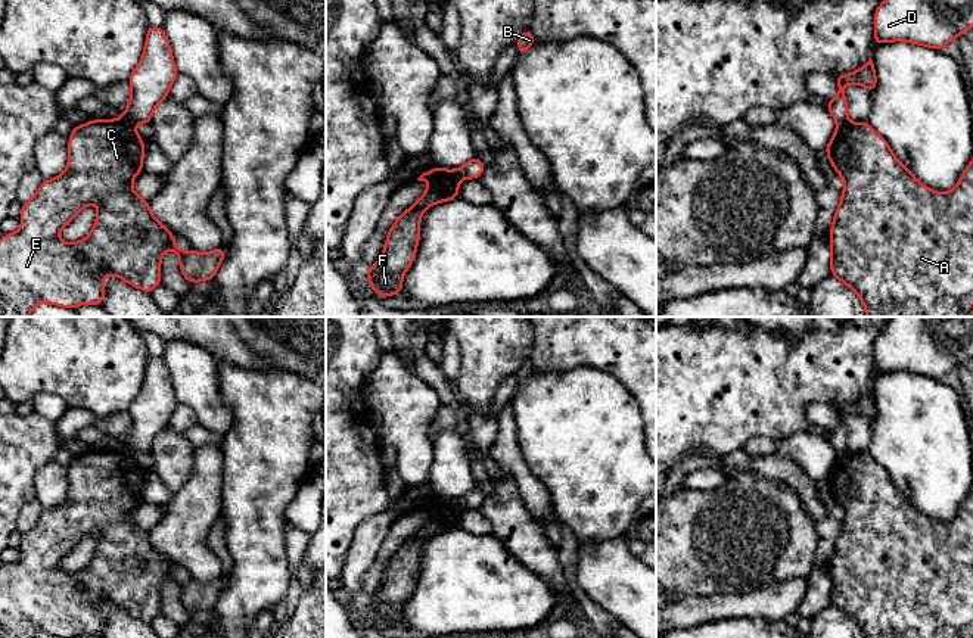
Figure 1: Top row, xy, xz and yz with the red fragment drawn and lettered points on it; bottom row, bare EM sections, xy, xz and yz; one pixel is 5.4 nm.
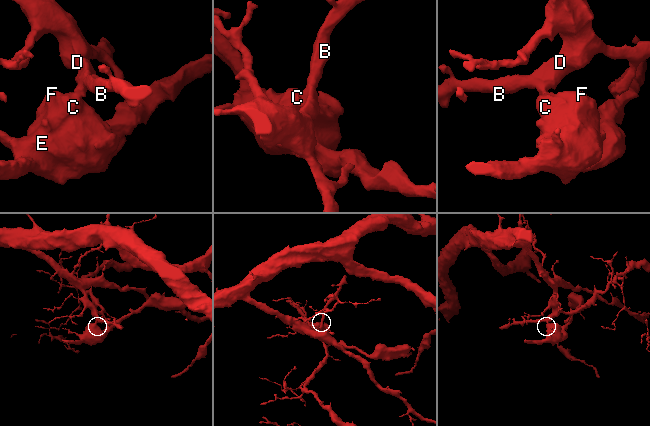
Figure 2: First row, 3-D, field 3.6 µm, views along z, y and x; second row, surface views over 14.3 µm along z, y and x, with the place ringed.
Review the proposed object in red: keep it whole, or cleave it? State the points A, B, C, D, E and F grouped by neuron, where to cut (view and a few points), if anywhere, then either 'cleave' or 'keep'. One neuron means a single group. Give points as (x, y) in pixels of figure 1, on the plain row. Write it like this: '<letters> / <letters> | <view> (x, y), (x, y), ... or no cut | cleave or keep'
A C E F / B D | xy (121, 447), (133, 453) | cleave

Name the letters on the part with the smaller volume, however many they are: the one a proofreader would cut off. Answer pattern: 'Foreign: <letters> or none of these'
Foreign: A, C, E, F

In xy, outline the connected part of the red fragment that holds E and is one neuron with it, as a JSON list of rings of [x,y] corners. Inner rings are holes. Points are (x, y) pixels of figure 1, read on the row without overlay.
[[[93,449],[72,458],[69,466],[69,489],[66,499],[53,510],[44,510],[38,522],[21,541],[21,560],[0,569],[0,638],[35,638],[41,632],[62,638],[78,635],[100,635],[105,628],[103,607],[114,604],[128,614],[152,623],[161,614],[161,586],[165,581],[178,585],[180,601],[189,613],[212,610],[226,588],[224,575],[212,582],[200,583],[193,579],[184,582],[174,573],[175,564],[162,555],[150,542],[149,530],[142,529],[131,517],[131,511],[143,501],[144,472],[124,449]],[[88,533],[97,533],[96,553],[87,567],[77,573],[57,569],[59,561],[69,554]]]

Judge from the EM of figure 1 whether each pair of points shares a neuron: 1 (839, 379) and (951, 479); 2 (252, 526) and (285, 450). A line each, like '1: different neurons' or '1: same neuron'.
1: different neurons
2: same neuron

